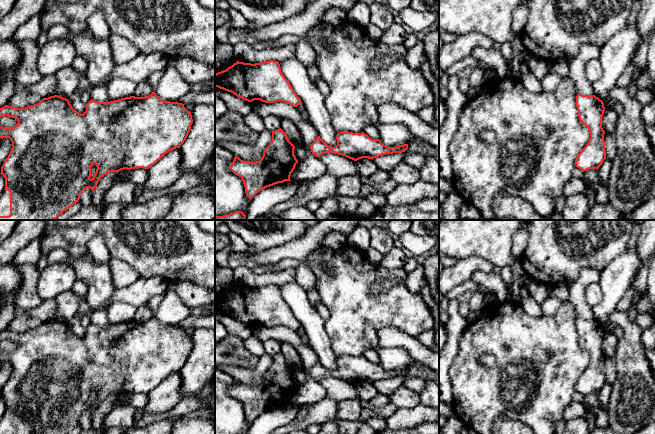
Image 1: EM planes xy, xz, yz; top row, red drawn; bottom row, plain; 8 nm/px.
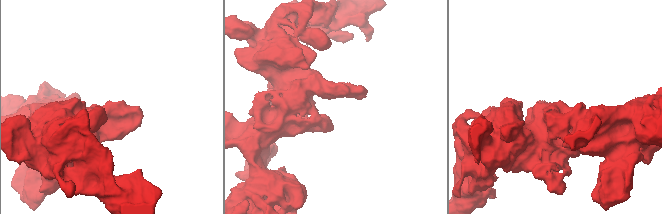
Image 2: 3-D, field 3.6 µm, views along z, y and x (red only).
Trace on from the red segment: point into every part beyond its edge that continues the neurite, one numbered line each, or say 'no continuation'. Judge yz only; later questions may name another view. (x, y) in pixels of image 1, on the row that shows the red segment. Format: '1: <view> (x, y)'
no continuation

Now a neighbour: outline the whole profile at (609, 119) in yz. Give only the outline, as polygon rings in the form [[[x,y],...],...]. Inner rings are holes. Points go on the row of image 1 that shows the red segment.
[[[605,109],[602,117],[602,128],[605,132],[614,133],[618,114],[613,109]]]

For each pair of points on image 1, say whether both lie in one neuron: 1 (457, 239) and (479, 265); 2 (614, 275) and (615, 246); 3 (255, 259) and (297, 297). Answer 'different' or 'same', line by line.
1: different
2: different
3: different

